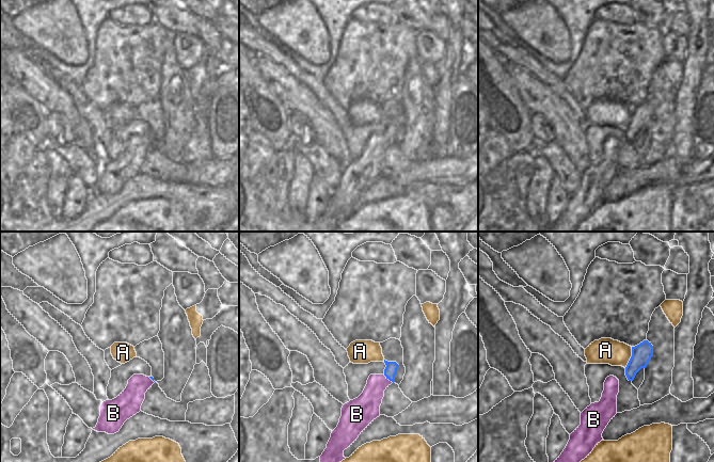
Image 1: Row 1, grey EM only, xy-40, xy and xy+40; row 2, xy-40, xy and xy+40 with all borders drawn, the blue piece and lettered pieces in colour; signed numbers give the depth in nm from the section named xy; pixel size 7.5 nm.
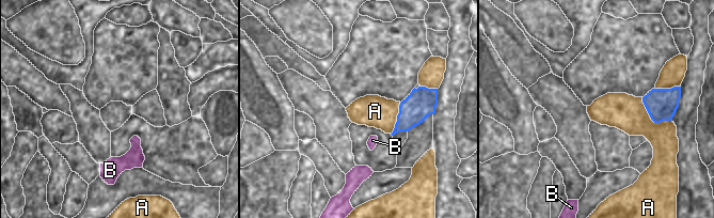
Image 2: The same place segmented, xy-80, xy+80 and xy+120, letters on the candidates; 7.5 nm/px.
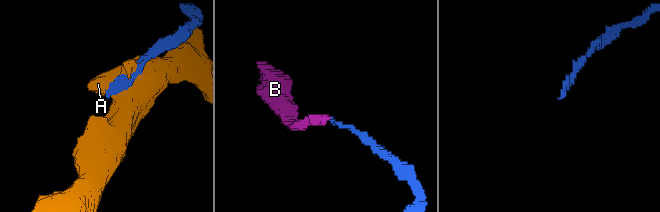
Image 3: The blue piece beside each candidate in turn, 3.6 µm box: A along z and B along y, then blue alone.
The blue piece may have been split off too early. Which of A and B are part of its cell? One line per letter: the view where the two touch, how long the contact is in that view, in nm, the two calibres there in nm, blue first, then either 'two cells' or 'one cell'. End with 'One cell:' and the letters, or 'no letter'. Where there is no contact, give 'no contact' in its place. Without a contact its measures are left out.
A: meets blue in xy+40; contact 170 nm long; 150 nm thick on the blue side, 190 nm on the other; two cells
B: meets blue in xy; contact 100 nm long; 90 nm thick on the blue side, 190 nm on the other; one cell
One cell: B

